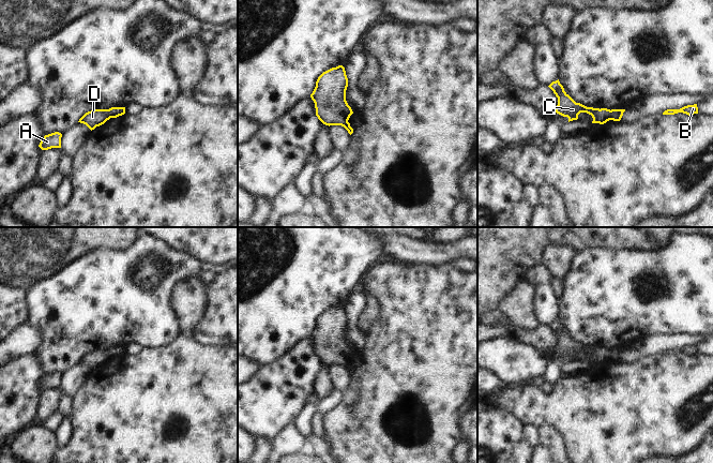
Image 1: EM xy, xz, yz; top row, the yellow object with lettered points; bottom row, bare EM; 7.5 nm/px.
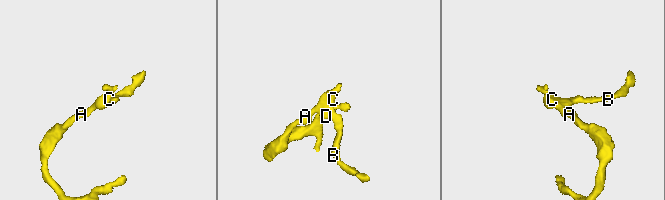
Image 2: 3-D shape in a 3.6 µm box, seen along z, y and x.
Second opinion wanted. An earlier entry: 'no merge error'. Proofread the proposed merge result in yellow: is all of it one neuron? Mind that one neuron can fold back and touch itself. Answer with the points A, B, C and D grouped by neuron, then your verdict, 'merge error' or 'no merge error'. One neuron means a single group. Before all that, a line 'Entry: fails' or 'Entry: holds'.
Entry: holds
groups A B C D; no merge error

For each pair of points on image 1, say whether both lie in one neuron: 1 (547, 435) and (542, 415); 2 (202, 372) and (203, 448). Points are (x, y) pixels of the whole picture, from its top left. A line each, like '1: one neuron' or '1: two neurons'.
1: two neurons
2: one neuron

